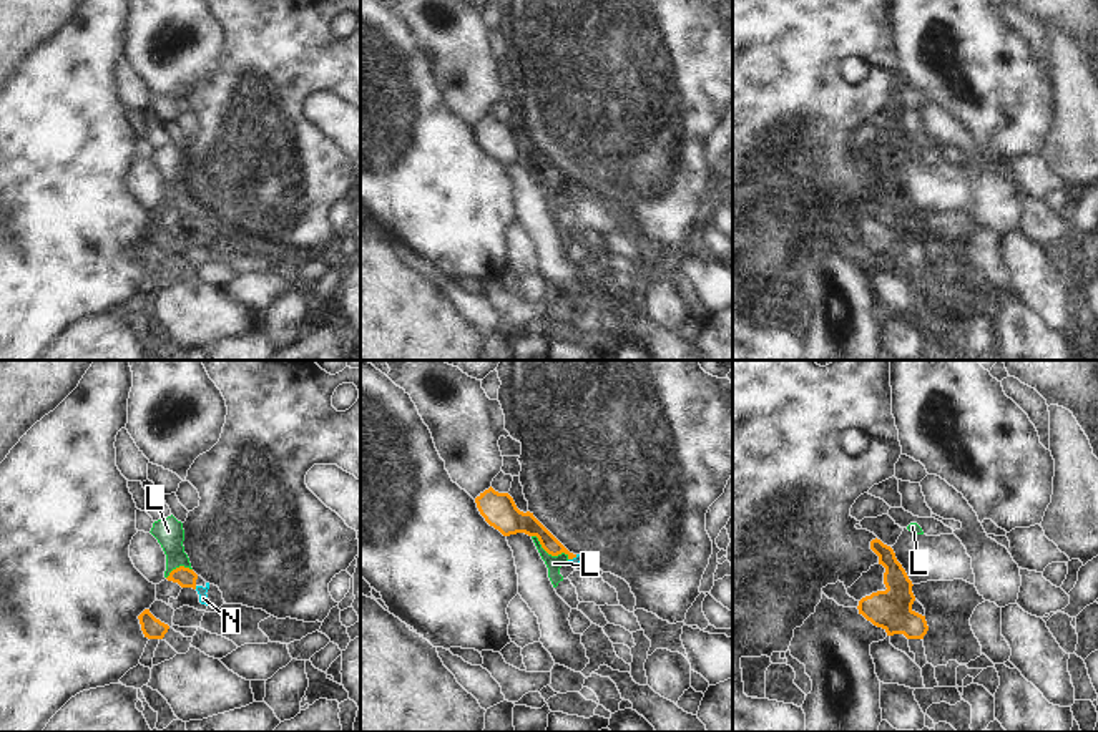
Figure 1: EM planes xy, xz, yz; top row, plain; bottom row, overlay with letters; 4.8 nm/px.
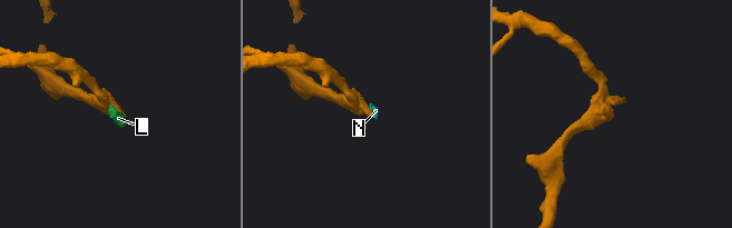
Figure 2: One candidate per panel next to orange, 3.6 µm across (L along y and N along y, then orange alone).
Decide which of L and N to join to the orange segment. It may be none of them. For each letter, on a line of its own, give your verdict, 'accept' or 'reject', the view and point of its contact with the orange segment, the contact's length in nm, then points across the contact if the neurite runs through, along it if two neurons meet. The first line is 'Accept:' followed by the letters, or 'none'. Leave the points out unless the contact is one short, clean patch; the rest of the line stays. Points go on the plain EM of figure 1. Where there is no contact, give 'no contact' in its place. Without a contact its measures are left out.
Accept: none
L: reject; meets orange in xz at (548, 181); contact 220 nm long; border along xz (532, 163), (548, 181), (563, 181), (568, 186)
N: reject; meets orange in xz at (572, 186); contact 50 nm long; border along xz (577, 183), (568, 188)

